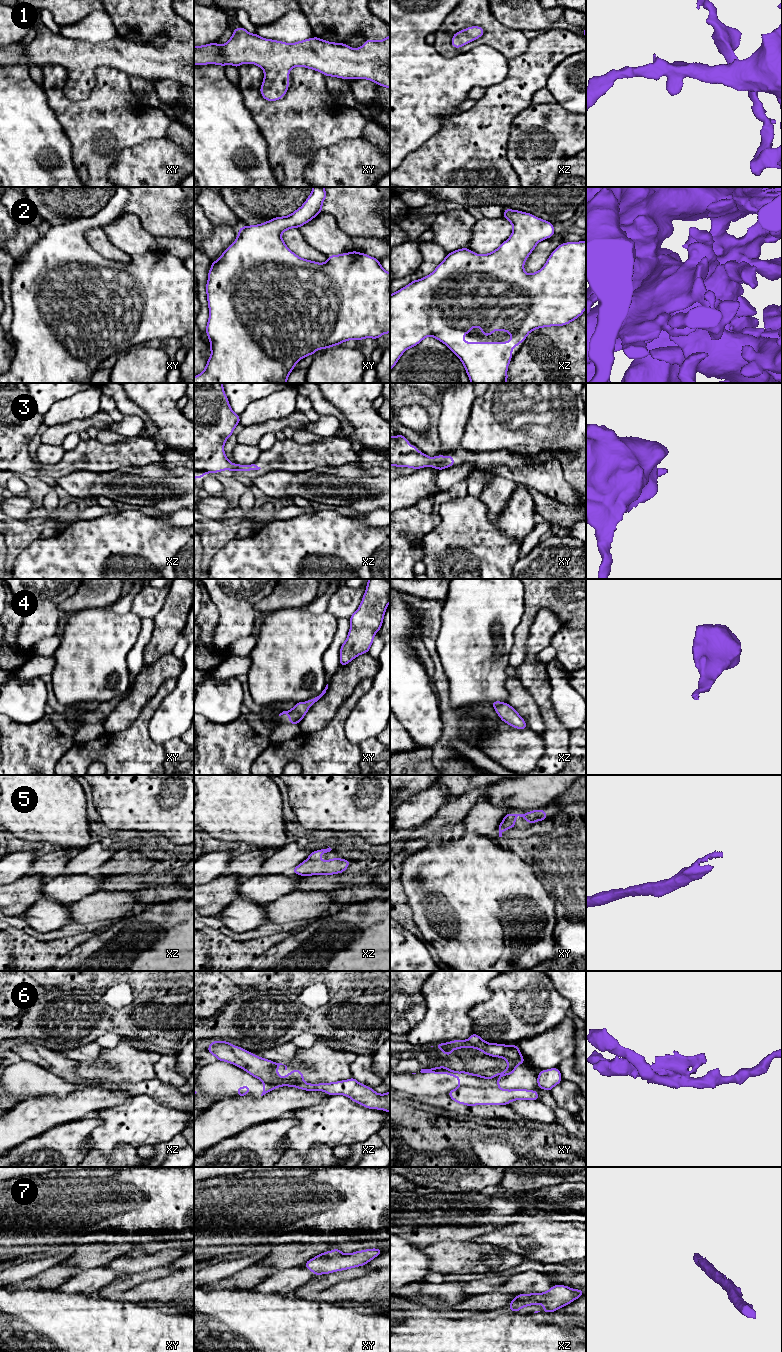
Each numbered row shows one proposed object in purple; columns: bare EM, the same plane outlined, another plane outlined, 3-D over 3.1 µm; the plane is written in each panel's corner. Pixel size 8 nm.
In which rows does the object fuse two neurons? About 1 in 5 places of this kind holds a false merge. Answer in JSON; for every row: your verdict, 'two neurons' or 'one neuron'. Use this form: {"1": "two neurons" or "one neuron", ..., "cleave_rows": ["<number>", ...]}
{"1": "one neuron", "2": "one neuron", "3": "one neuron", "4": "one neuron", "5": "one neuron", "6": "two neurons", "7": "one neuron", "cleave_rows": ["6"]}

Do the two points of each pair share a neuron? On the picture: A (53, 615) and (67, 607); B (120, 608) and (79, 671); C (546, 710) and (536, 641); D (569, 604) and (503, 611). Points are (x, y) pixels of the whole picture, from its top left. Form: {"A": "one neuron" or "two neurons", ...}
{"A": "two neurons", "B": "two neurons", "C": "one neuron", "D": "two neurons"}

